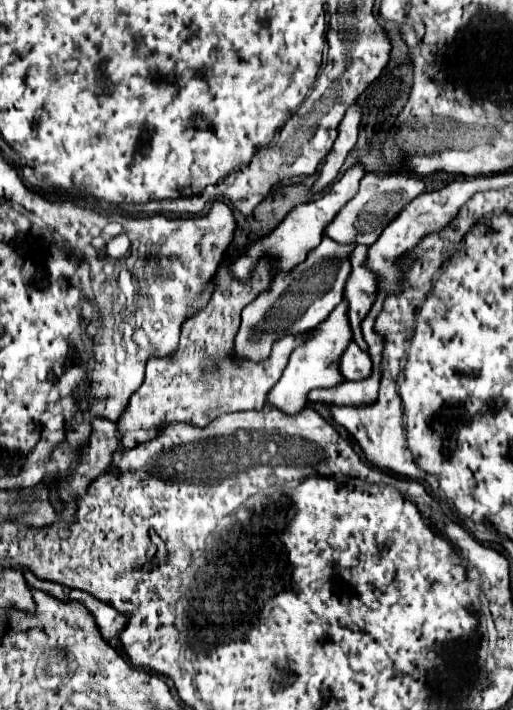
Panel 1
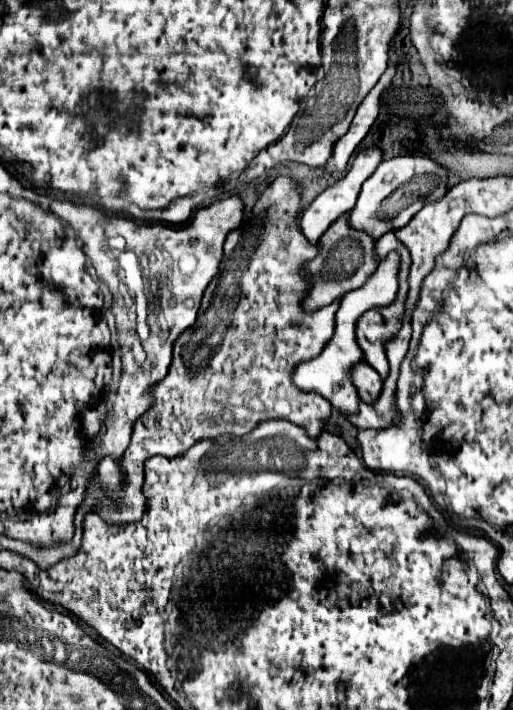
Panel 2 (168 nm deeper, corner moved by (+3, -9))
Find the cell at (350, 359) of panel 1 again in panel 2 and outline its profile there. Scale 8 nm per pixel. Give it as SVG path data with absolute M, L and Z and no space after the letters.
M356 363L350 371L350 379L364 403L372 403L372 399L376 399L376 395L380 395L382 377L376 375L376 371L372 371L372 367L368 367L368 363Z

